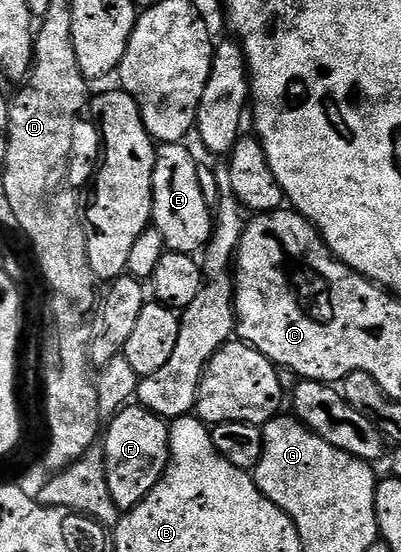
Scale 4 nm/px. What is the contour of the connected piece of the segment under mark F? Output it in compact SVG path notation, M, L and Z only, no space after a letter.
M128 404L122 407L108 422L111 423L108 426L106 423L105 433L101 438L101 449L103 464L107 467L109 496L113 496L113 504L117 504L120 512L130 512L134 506L141 504L141 500L145 500L145 496L149 496L149 492L167 473L167 461L171 458L169 452L169 436L171 435L169 422L168 419L147 410L140 404Z

